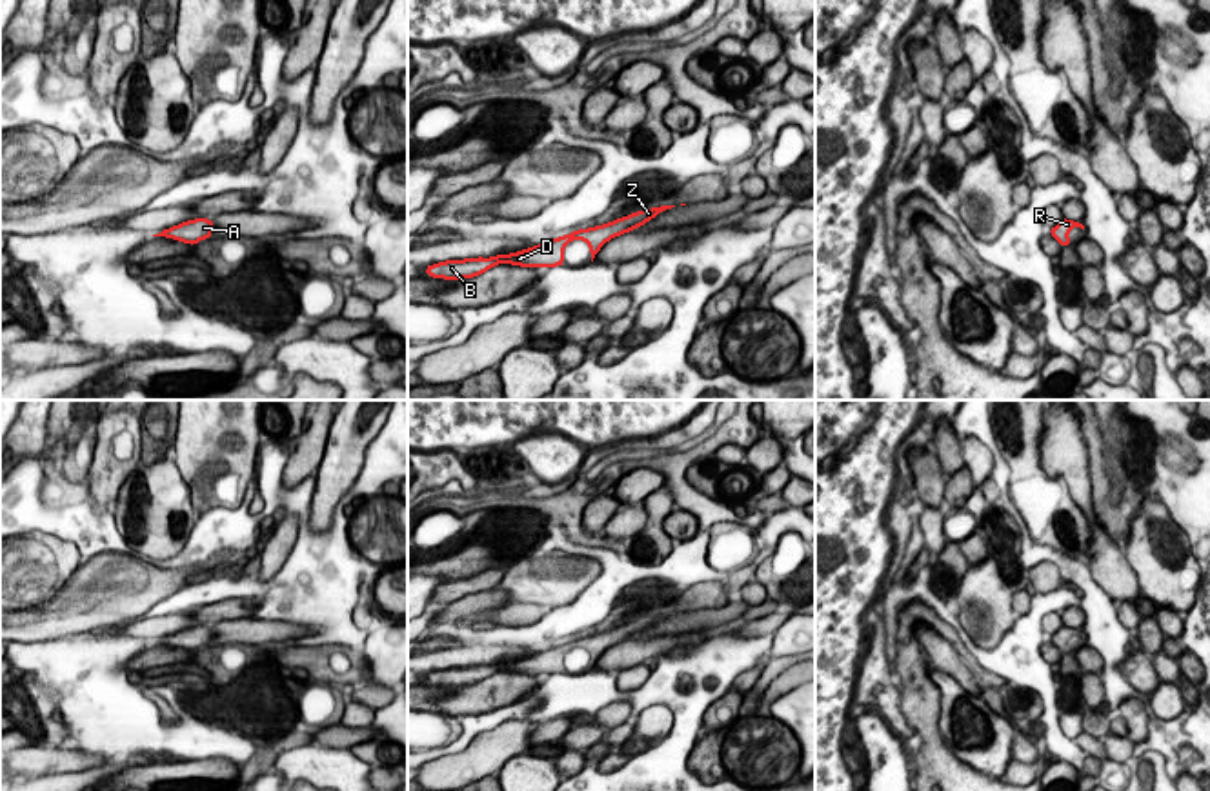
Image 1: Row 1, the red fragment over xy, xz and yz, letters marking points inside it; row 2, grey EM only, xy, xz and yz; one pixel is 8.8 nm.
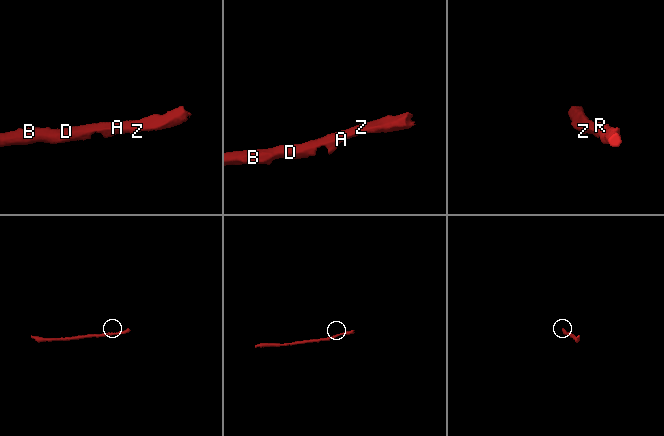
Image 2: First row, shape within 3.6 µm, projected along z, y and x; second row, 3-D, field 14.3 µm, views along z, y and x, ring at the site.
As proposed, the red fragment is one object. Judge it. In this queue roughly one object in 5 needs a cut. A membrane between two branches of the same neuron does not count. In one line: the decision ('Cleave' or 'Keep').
Keep

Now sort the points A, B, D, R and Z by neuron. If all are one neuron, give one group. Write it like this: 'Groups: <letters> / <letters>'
Groups: A B D R Z

